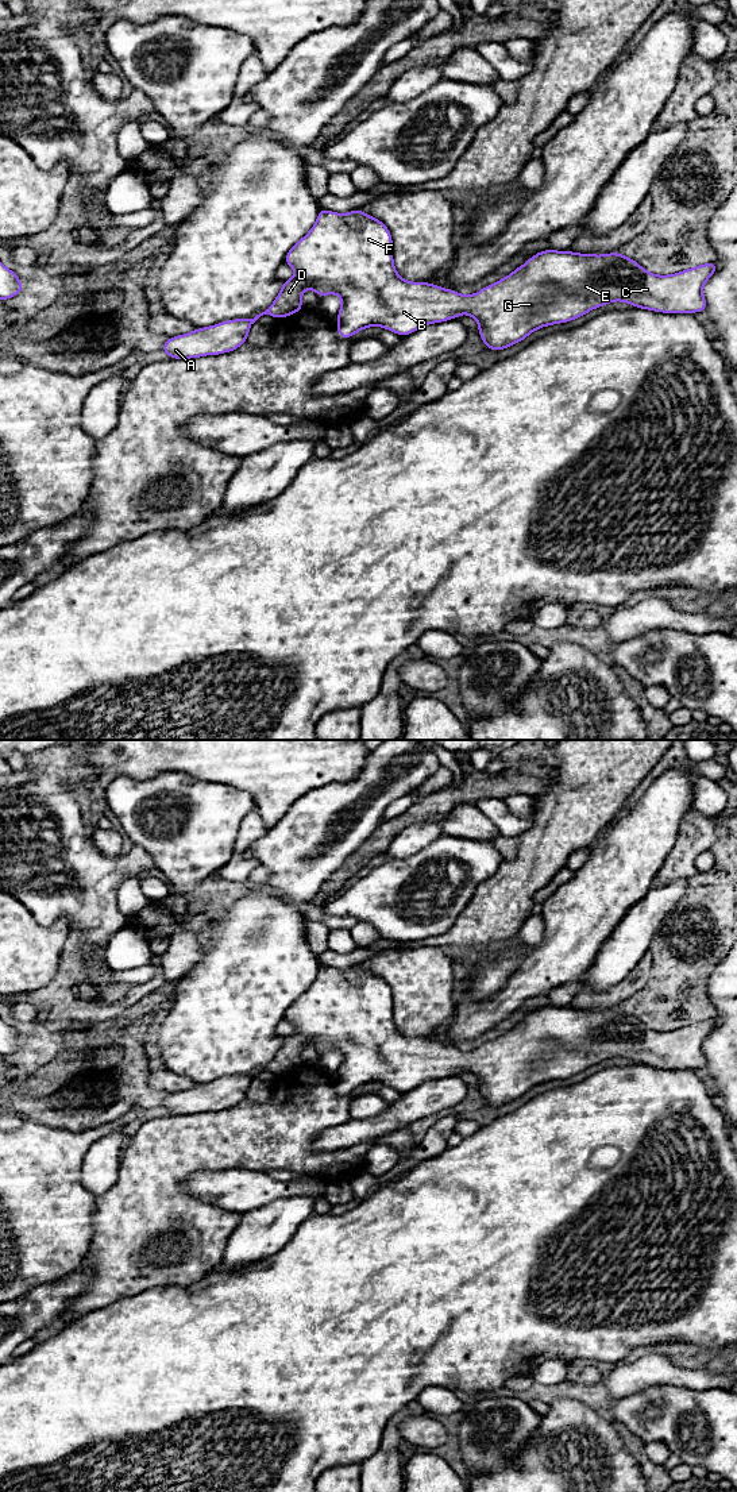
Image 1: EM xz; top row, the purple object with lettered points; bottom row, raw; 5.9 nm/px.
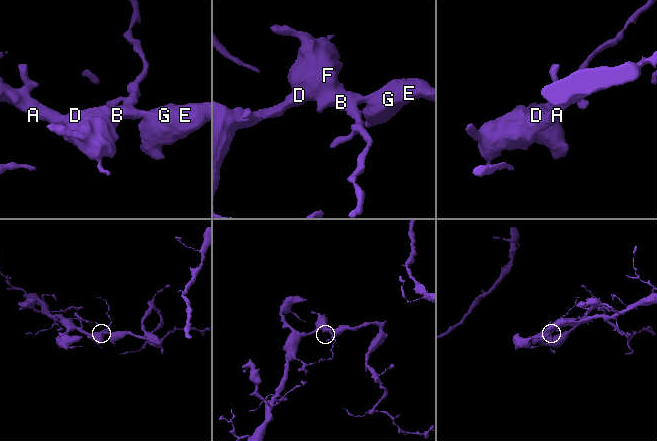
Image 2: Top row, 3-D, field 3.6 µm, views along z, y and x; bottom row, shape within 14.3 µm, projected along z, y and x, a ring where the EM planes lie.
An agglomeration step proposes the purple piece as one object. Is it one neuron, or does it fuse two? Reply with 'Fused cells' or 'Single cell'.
Single cell

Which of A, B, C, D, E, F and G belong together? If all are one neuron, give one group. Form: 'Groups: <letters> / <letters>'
Groups: A B C D E F G

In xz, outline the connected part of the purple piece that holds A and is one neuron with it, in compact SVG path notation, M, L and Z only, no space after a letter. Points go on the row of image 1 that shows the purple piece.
M320 207L312 230L298 240L285 257L285 263L297 275L282 281L275 301L254 319L225 320L208 328L196 328L189 334L173 336L161 348L173 359L220 355L243 346L251 325L263 315L282 319L304 309L301 296L312 286L317 297L329 293L342 297L337 313L337 334L350 339L367 327L379 325L400 336L432 323L441 323L468 313L479 324L479 336L487 350L503 350L530 335L535 329L557 323L568 323L589 311L611 301L626 301L634 308L653 312L683 313L703 312L707 302L702 294L705 282L718 270L718 262L699 265L678 274L657 275L645 271L636 261L620 254L605 255L576 254L572 251L544 250L530 257L524 266L471 296L443 289L428 282L402 279L393 262L393 238L387 227L378 219L360 212L359 208L339 215Z

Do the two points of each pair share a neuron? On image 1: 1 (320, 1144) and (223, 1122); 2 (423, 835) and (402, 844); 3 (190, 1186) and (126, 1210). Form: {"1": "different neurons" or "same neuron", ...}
{"1": "different neurons", "2": "same neuron", "3": "different neurons"}

